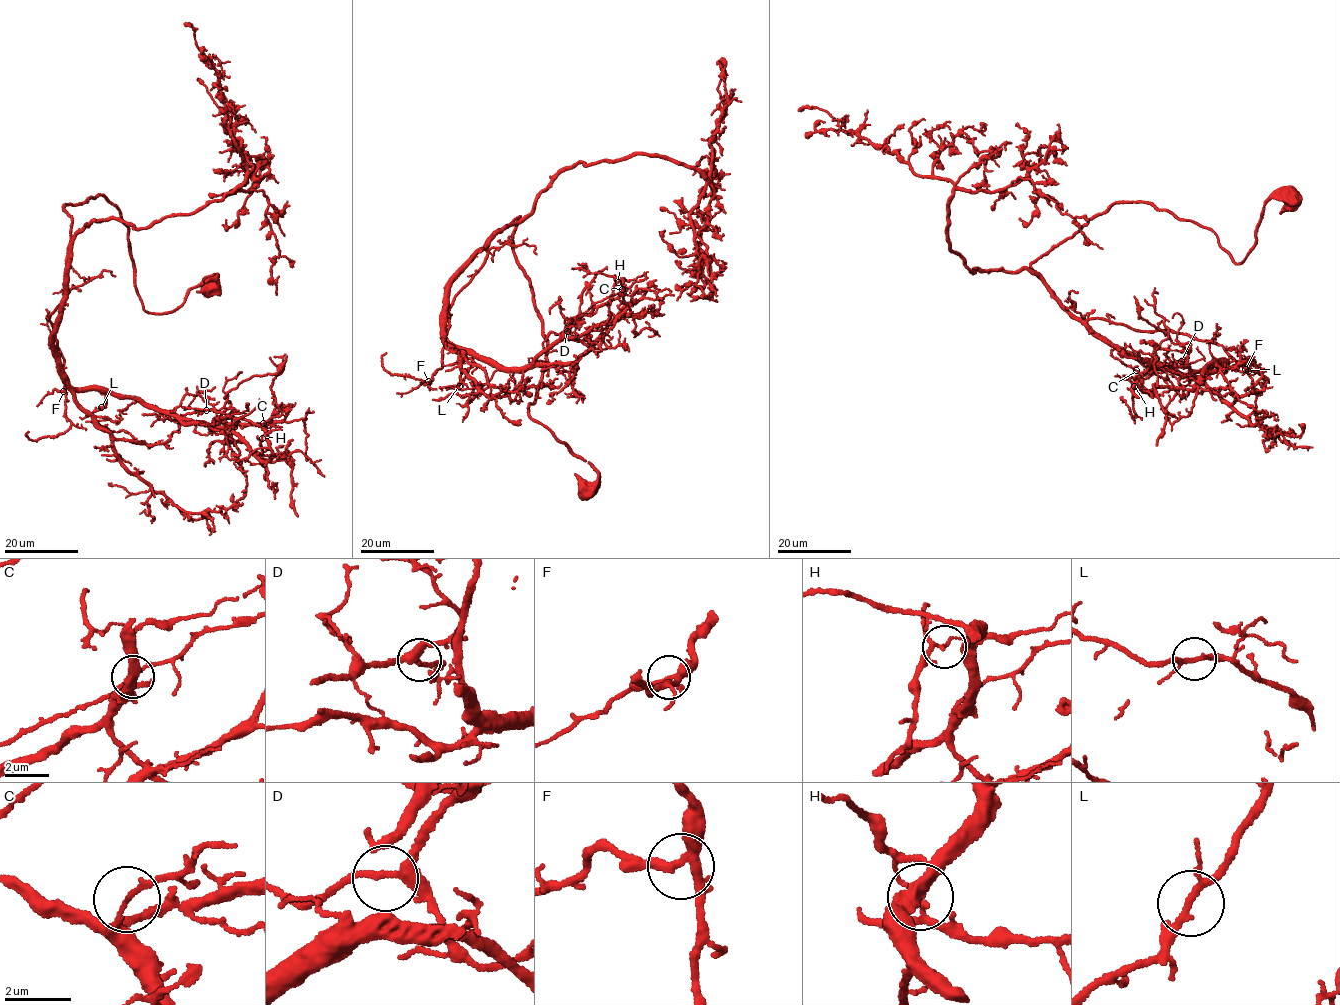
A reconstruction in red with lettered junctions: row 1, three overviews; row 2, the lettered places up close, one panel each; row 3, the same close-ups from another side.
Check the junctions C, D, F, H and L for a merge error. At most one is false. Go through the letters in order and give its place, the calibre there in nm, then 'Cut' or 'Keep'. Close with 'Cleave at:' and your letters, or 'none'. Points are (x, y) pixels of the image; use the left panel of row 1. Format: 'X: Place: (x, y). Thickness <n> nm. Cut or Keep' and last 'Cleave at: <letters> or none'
C: Place: (263, 423). Thickness 140 nm. Keep
D: Place: (206, 410). Thickness 220 nm. Keep
F: Place: (63, 391). Thickness 260 nm. Keep
H: Place: (262, 438). Thickness 130 nm. Cut
L: Place: (101, 407). Thickness 180 nm. Keep
Cleave at: H

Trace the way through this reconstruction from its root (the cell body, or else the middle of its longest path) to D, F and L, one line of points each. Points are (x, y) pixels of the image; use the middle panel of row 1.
D: (587, 491), (598, 472), (527, 413), (548, 345), (518, 216), (456, 272), (449, 343), (518, 369), (567, 331)
F: (587, 491), (598, 472), (527, 413), (548, 345), (513, 251), (518, 216), (456, 296), (441, 366), (428, 381)
L: (587, 491), (598, 472), (527, 413), (548, 345), (518, 216), (449, 287), (444, 338), (473, 359), (459, 385)

